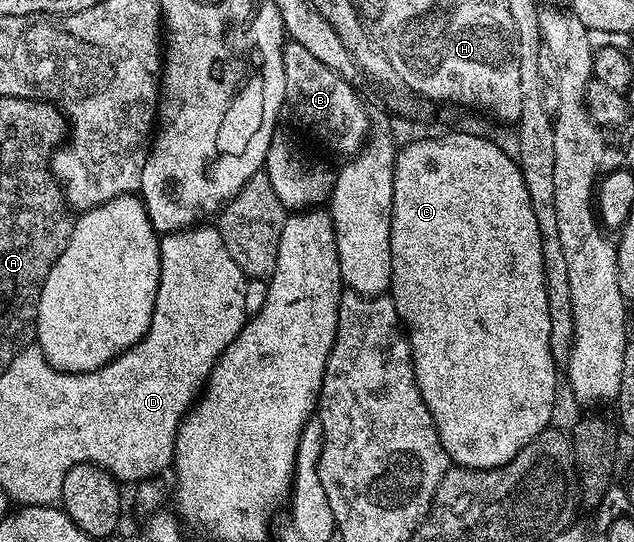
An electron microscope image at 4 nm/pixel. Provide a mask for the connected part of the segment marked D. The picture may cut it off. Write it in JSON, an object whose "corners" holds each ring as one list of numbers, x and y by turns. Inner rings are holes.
{"corners":[[219,226,186,227,183,231,169,231,161,238,160,281,150,329,139,343,109,361,116,367,116,459,104,459,104,439,100,439,99,467,104,467,118,481,135,485,142,479,159,476,164,473,160,471,173,466,180,420,193,406,194,396,205,384,218,356,234,337,238,337,250,313,262,309,267,292,265,280,248,279,246,282,244,271,238,269,234,257,226,253]]}

